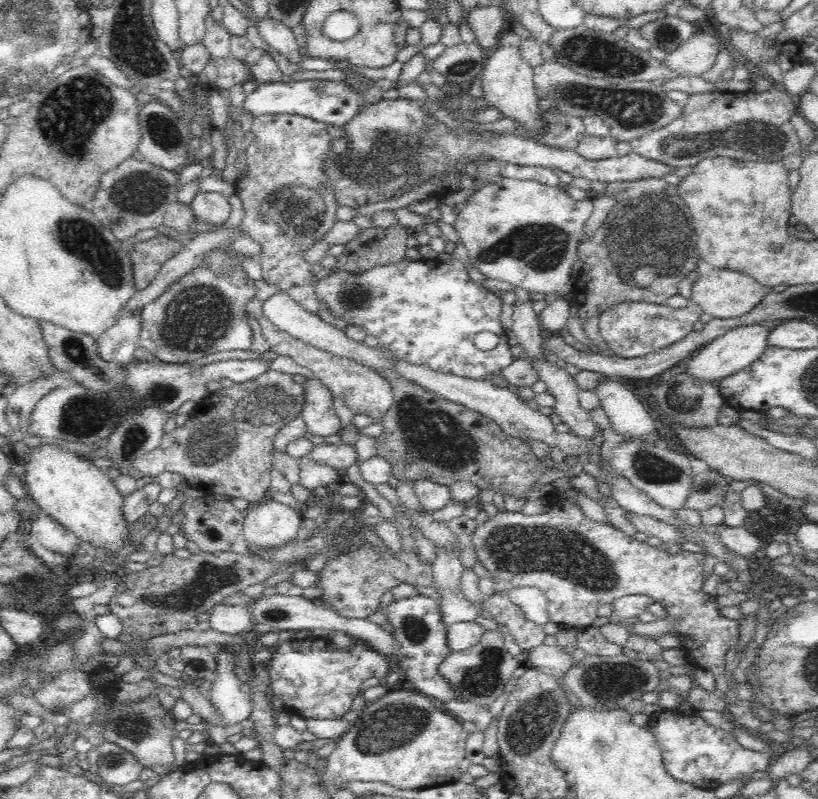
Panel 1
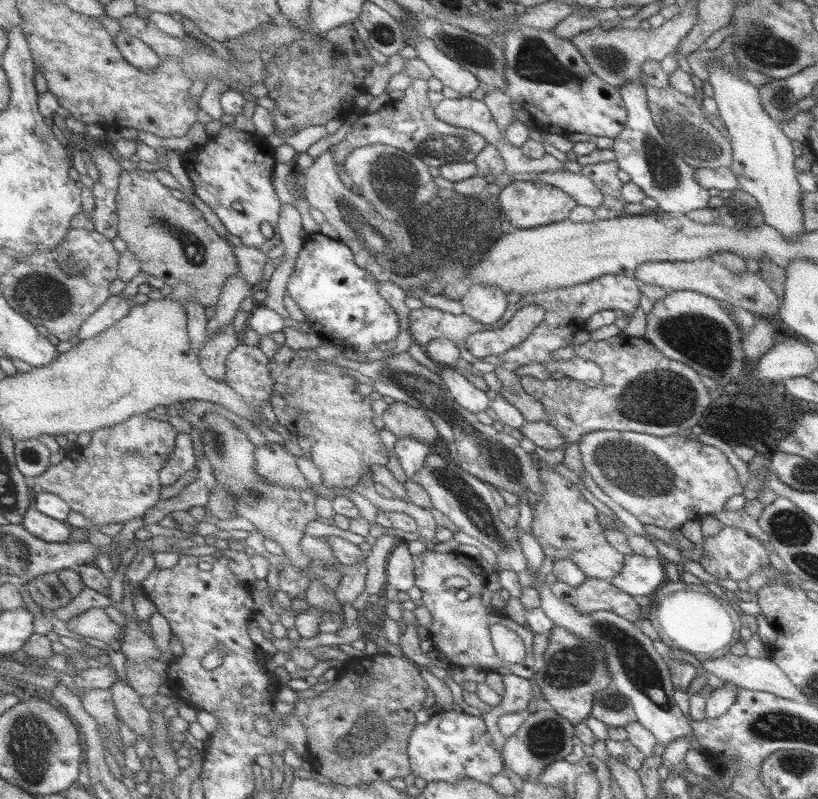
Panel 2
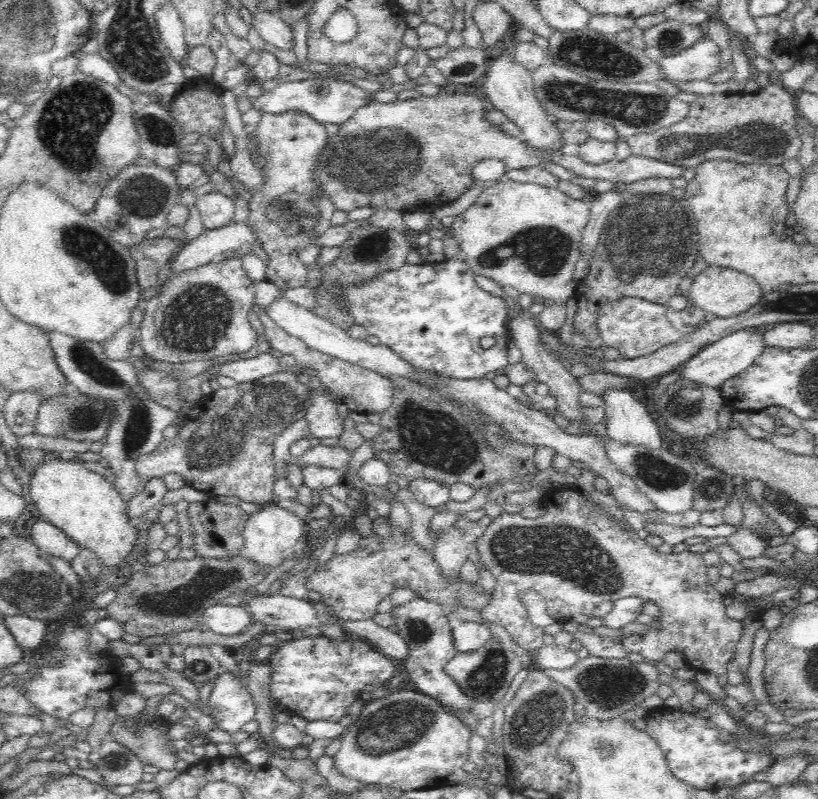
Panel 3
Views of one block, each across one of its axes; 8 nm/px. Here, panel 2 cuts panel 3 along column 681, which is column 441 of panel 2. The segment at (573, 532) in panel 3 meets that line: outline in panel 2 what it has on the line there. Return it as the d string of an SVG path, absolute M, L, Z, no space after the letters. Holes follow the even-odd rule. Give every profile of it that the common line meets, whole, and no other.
M423 550L414 556L414 567L416 574L416 586L423 592L423 605L431 612L433 623L431 624L430 634L433 641L433 647L439 653L447 658L450 668L461 667L479 667L482 670L497 670L497 665L490 644L488 629L491 624L501 624L508 630L515 632L524 644L524 661L520 665L511 665L505 668L507 674L513 674L525 679L534 675L534 654L532 654L532 641L534 635L499 614L491 614L489 608L483 606L481 602L481 588L483 588L483 570L471 560L470 557L458 552L457 550L450 553ZM462 576L468 581L465 590L469 593L469 598L459 601L457 598L457 589L447 587L447 580Z

